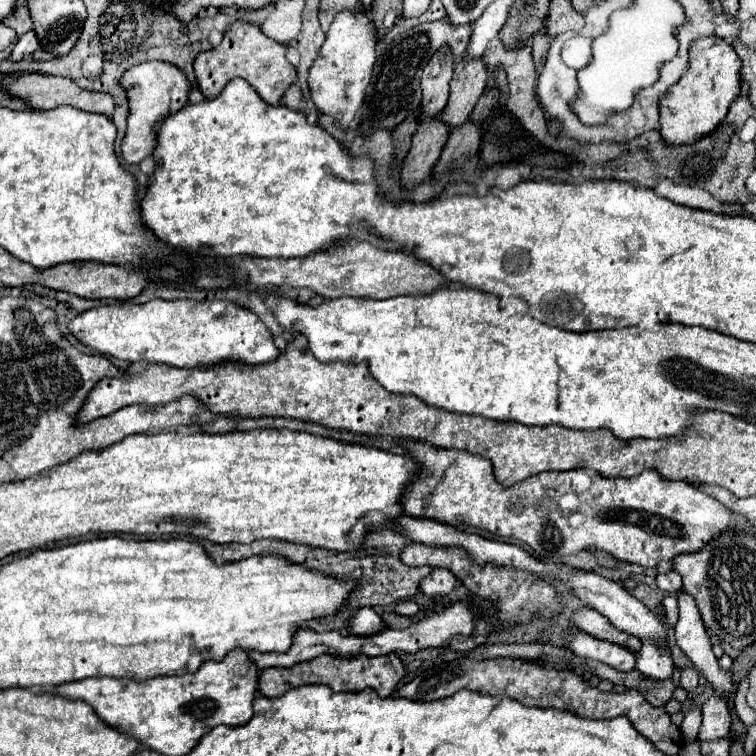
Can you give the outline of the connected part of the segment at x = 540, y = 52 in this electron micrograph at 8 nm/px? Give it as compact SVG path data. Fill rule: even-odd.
M545 28L537 34L537 38L533 38L533 62L535 62L535 68L537 72L541 72L543 64L545 64L545 56L547 56L547 50L549 50L549 38L545 34Z

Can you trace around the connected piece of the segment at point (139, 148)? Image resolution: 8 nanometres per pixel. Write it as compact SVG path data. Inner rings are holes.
M149 60L149 62L129 68L121 76L119 84L123 86L127 100L129 100L127 132L121 142L121 154L127 164L139 164L145 156L151 156L155 150L155 146L157 146L155 132L157 132L159 124L189 102L191 84L175 64L161 62L161 60Z

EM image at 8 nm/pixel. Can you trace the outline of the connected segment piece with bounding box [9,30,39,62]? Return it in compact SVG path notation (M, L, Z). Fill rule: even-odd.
M31 30L31 32L25 32L25 34L17 40L17 44L13 46L13 52L11 52L9 60L11 60L11 62L19 62L19 60L23 60L25 56L33 54L37 48L39 48L39 44L37 44L35 32L33 32L33 30Z

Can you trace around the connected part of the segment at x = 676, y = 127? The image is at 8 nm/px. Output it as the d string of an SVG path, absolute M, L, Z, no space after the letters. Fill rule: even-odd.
M701 38L689 48L689 68L683 72L679 82L669 88L667 96L659 100L661 114L661 138L669 146L693 144L703 136L711 134L727 116L727 110L741 90L741 80L737 80L737 68L741 60L723 38Z

